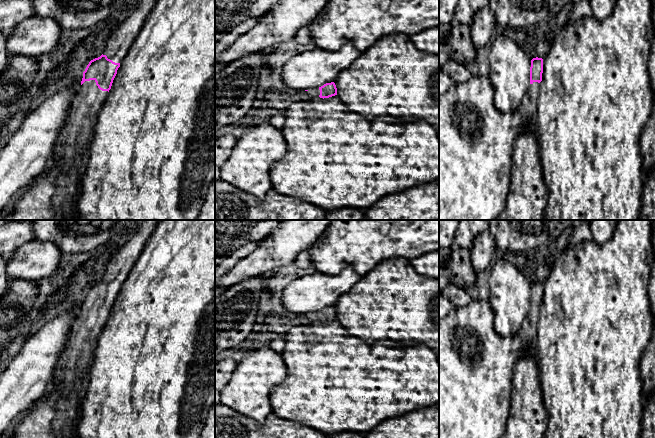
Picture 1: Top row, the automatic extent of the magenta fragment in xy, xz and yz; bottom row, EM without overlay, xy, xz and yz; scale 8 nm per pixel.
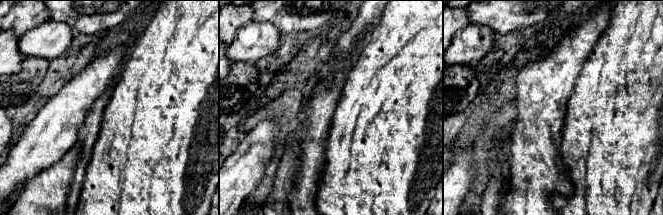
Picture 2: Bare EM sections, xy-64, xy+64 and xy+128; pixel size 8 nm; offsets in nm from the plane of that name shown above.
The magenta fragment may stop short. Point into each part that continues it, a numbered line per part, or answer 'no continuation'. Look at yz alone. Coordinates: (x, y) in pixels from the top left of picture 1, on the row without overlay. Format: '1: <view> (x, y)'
1: yz (528, 333)

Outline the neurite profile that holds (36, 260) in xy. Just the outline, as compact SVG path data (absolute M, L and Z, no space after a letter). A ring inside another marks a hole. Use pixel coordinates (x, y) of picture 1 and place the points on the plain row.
M33 240L14 252L7 261L6 273L11 280L38 282L55 275L62 255L56 245Z

